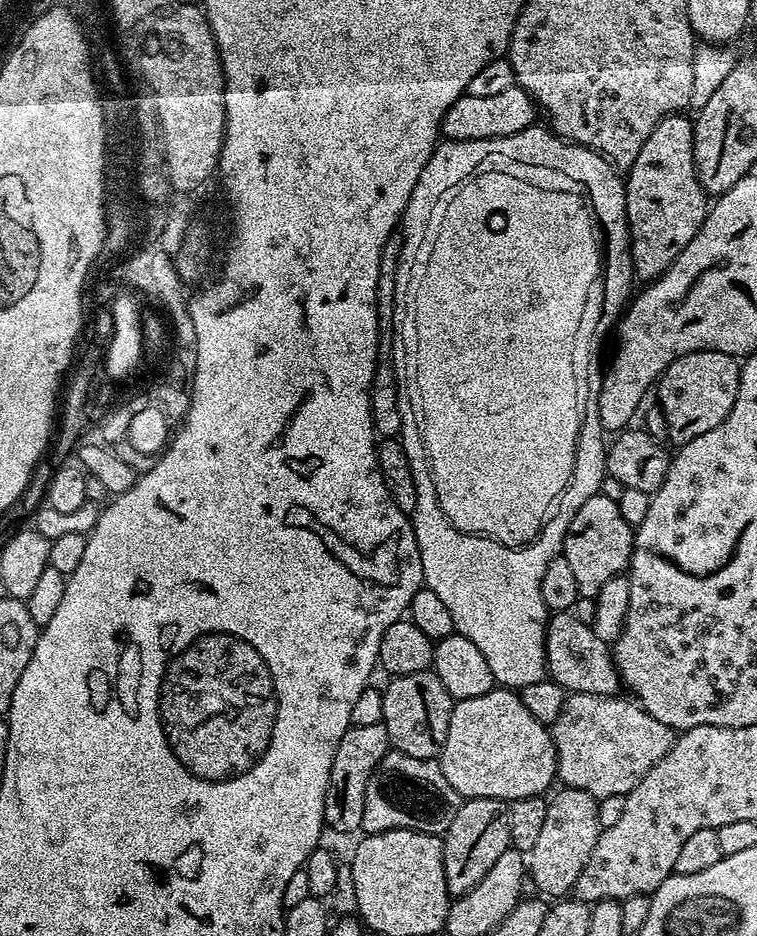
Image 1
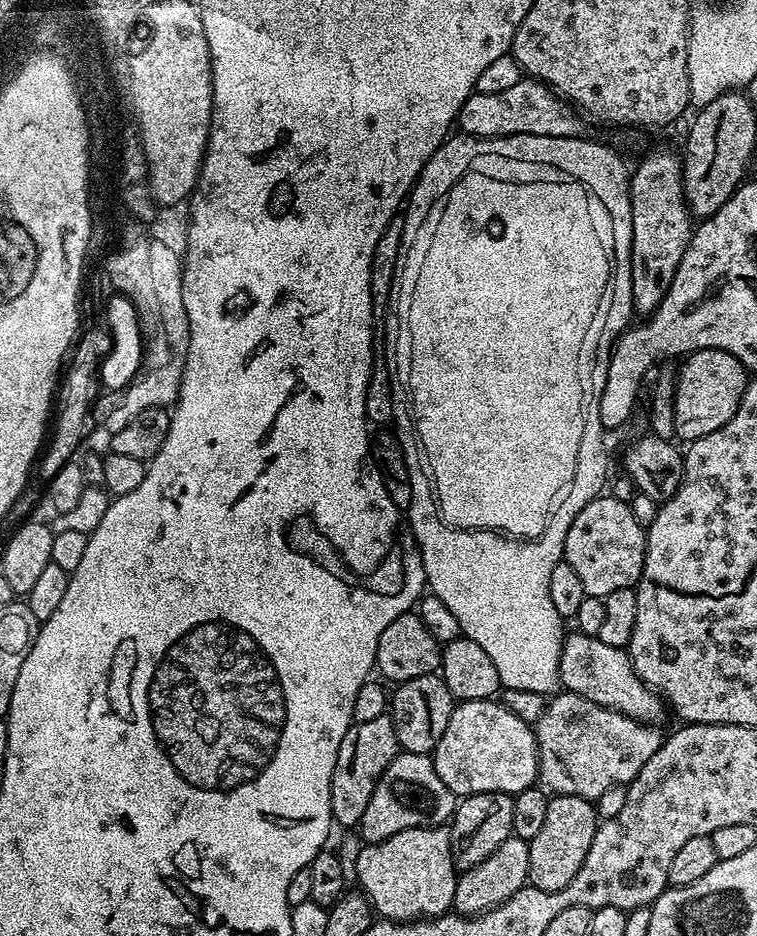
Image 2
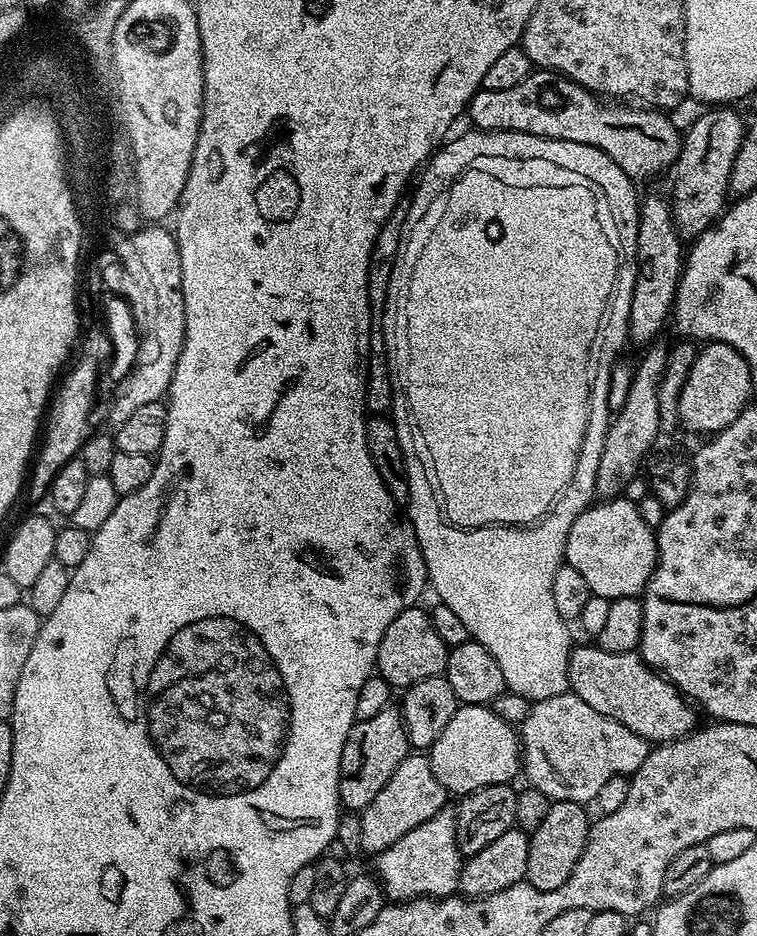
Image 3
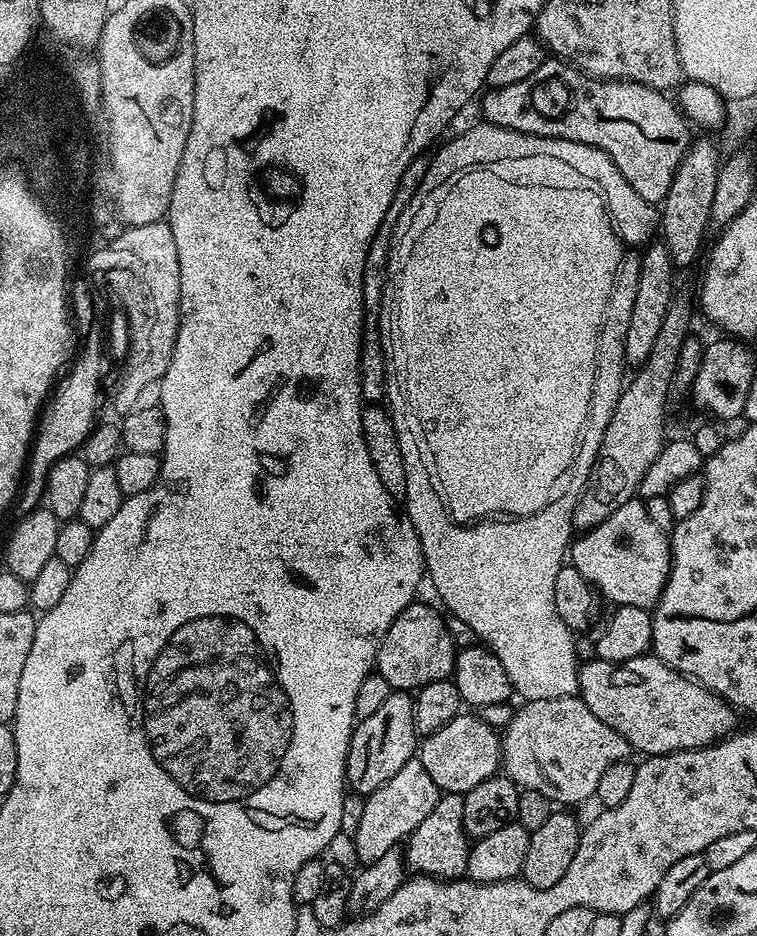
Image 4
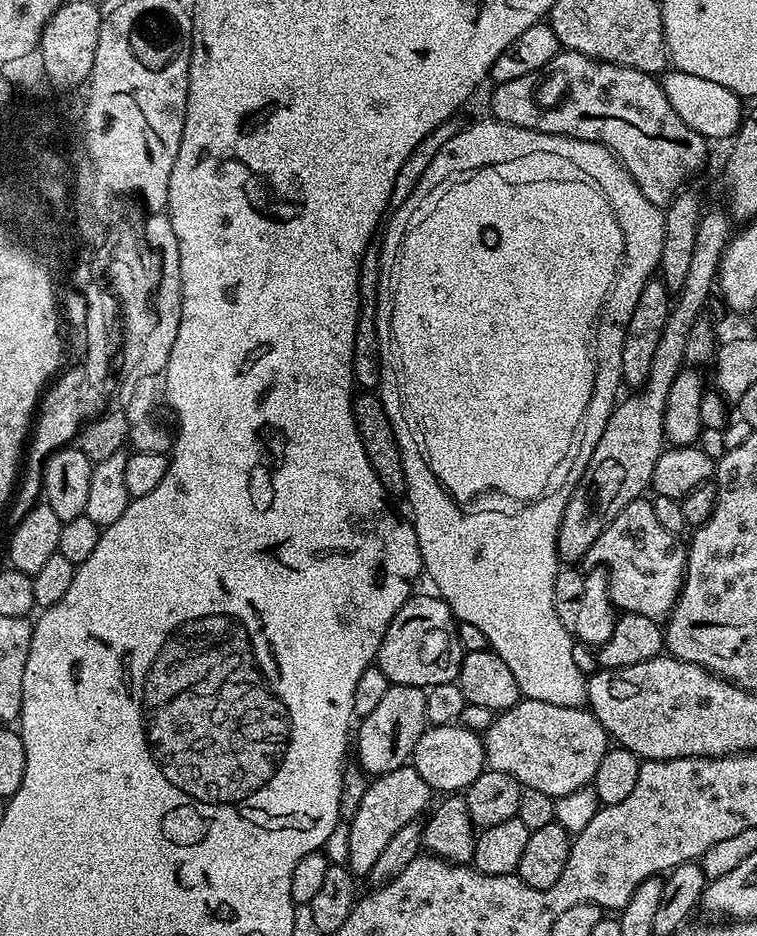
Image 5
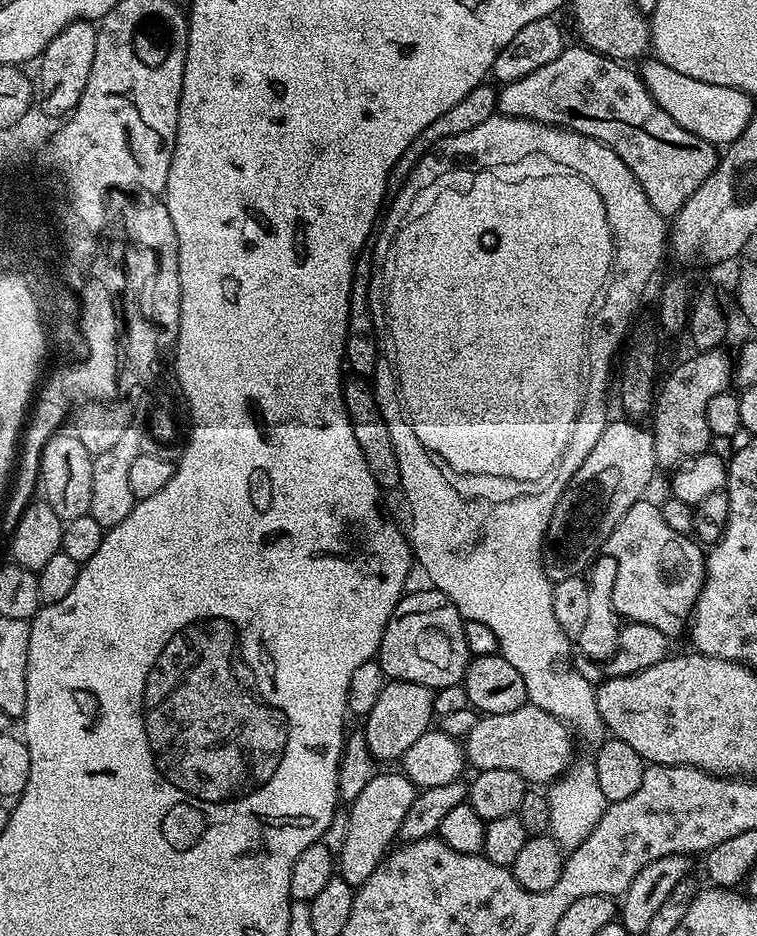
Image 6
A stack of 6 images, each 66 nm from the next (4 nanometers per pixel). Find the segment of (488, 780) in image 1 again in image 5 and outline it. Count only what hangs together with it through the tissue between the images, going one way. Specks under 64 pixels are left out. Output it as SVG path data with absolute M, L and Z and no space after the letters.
M459 723L425 727L418 746L412 751L411 767L426 778L428 787L436 794L463 793L486 770L484 741L481 733L460 727Z

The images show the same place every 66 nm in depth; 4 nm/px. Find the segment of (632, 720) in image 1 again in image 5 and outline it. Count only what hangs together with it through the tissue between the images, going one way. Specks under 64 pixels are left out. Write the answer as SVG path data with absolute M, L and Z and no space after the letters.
M523 698L513 708L499 713L496 721L482 733L482 739L484 759L491 771L510 774L523 787L542 790L542 794L553 798L569 796L589 787L598 770L598 762L602 762L610 747L608 731L587 707L554 706L554 702Z

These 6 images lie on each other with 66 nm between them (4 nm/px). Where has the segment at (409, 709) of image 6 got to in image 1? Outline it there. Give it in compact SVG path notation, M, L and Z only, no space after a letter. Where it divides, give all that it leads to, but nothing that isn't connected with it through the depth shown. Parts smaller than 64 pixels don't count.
M383 723L351 727L346 730L346 734L342 734L342 742L338 742L338 750L334 754L334 766L330 766L330 782L324 803L324 823L333 833L356 834L361 831L362 810L366 806L366 786L388 751L390 745Z

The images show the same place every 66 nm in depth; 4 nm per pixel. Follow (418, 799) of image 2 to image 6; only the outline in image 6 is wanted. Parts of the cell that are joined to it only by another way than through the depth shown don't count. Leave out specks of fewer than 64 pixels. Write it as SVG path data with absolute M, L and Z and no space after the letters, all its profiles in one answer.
M377 771L376 776L363 787L362 794L347 809L350 827L346 829L346 843L338 854L338 874L355 890L374 874L374 870L388 855L399 837L400 827L406 818L406 810L414 802L418 789L403 771Z

